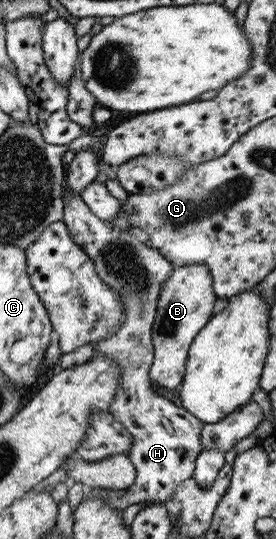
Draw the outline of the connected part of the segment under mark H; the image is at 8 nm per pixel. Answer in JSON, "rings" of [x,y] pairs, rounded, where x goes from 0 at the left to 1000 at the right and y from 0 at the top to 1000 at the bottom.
{"rings":[[[225,360],[225,375],[221,410],[236,414],[261,445],[337,486],[359,521],[435,547],[449,573],[449,599],[424,614],[341,636],[337,660],[373,657],[409,664],[435,685],[435,711],[391,764],[475,805],[478,820],[460,848],[493,874],[489,892],[467,904],[417,911],[308,905],[301,924],[366,920],[384,935],[420,946],[511,929],[583,937],[616,926],[634,904],[696,885],[710,848],[732,835],[725,811],[739,792],[663,753],[634,751],[627,744],[576,733],[569,714],[540,699],[540,683],[558,666],[547,616],[569,549],[630,494],[536,451],[496,445],[460,429],[424,429],[359,410],[315,388],[286,360]]]}

